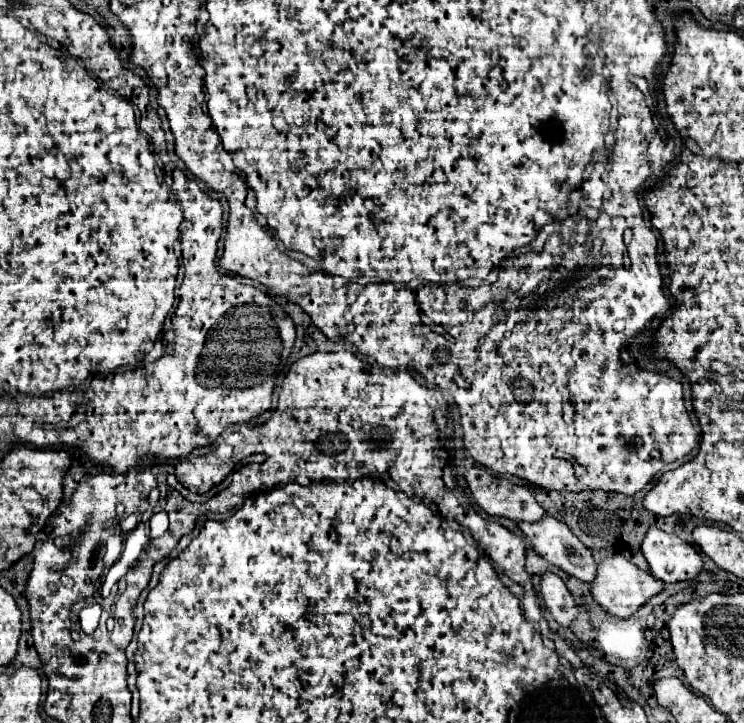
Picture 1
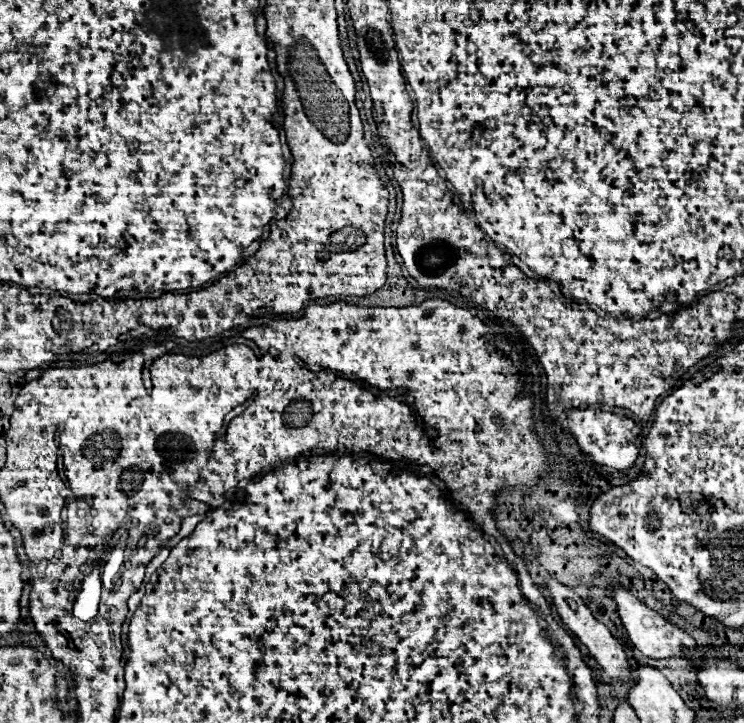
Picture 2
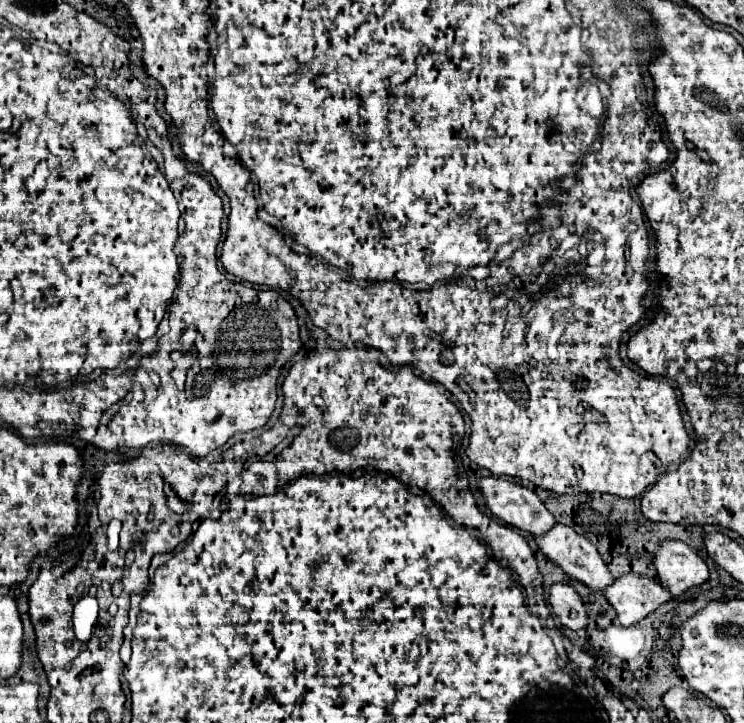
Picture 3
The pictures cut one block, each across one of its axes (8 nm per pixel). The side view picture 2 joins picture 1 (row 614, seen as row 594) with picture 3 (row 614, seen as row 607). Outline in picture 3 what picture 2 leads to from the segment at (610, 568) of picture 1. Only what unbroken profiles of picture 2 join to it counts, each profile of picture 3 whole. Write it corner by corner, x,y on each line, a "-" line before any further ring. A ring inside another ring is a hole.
634,572
616,578
610,588
604,588
604,596
614,606
622,626
636,624
654,612
662,602
672,598
660,582

